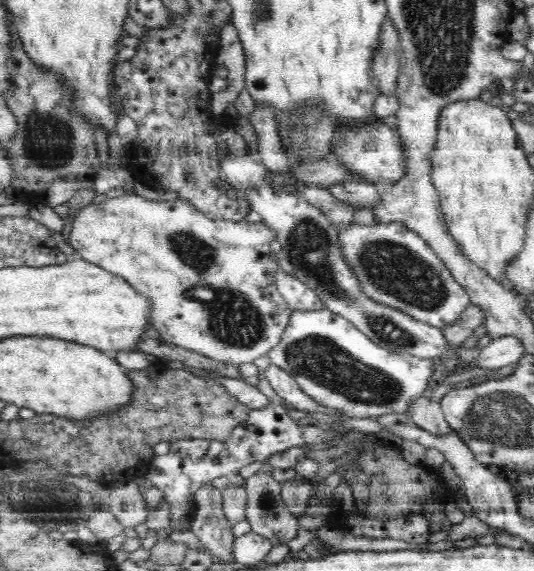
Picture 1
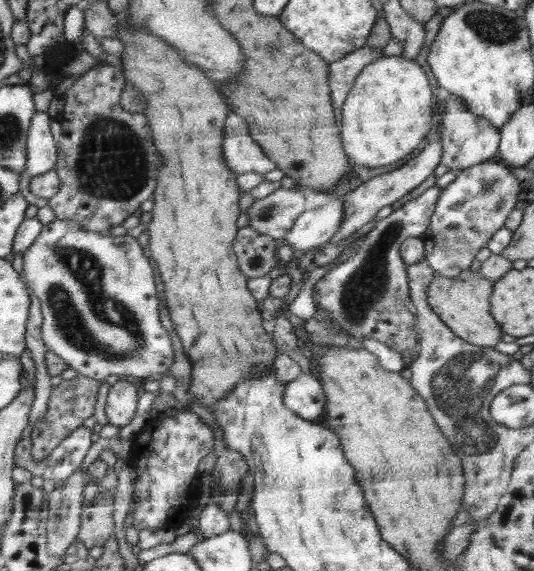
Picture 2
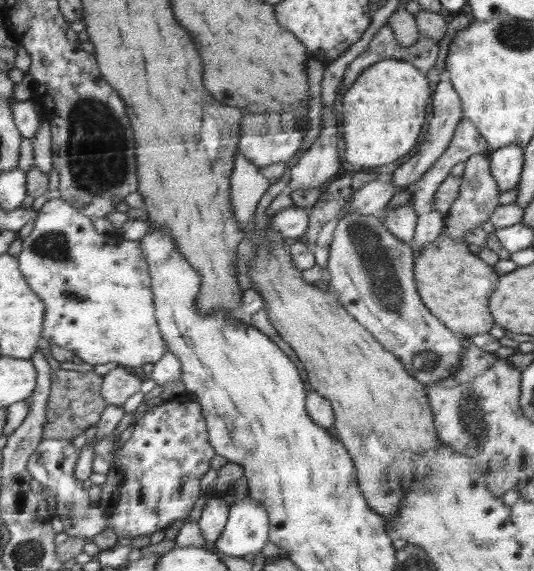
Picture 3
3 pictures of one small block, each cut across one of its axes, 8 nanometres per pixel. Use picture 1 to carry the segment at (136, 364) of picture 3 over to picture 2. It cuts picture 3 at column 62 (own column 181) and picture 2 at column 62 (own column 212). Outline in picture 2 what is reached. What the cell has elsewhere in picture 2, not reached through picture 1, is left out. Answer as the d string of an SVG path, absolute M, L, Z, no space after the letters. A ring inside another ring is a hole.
M56 219L46 225L41 235L36 239L36 243L27 252L24 262L24 272L26 274L27 284L31 291L40 297L43 304L43 313L45 314L45 323L43 326L43 337L48 349L68 362L72 368L75 368L79 374L84 374L96 380L105 381L110 374L122 376L136 376L136 378L145 379L152 374L160 374L170 368L174 363L174 352L172 352L172 342L166 334L166 329L160 326L160 316L158 316L158 300L156 300L156 286L154 286L154 268L150 266L150 260L144 256L142 246L136 242L132 236L112 236L88 230L82 223L76 221L66 221Z

